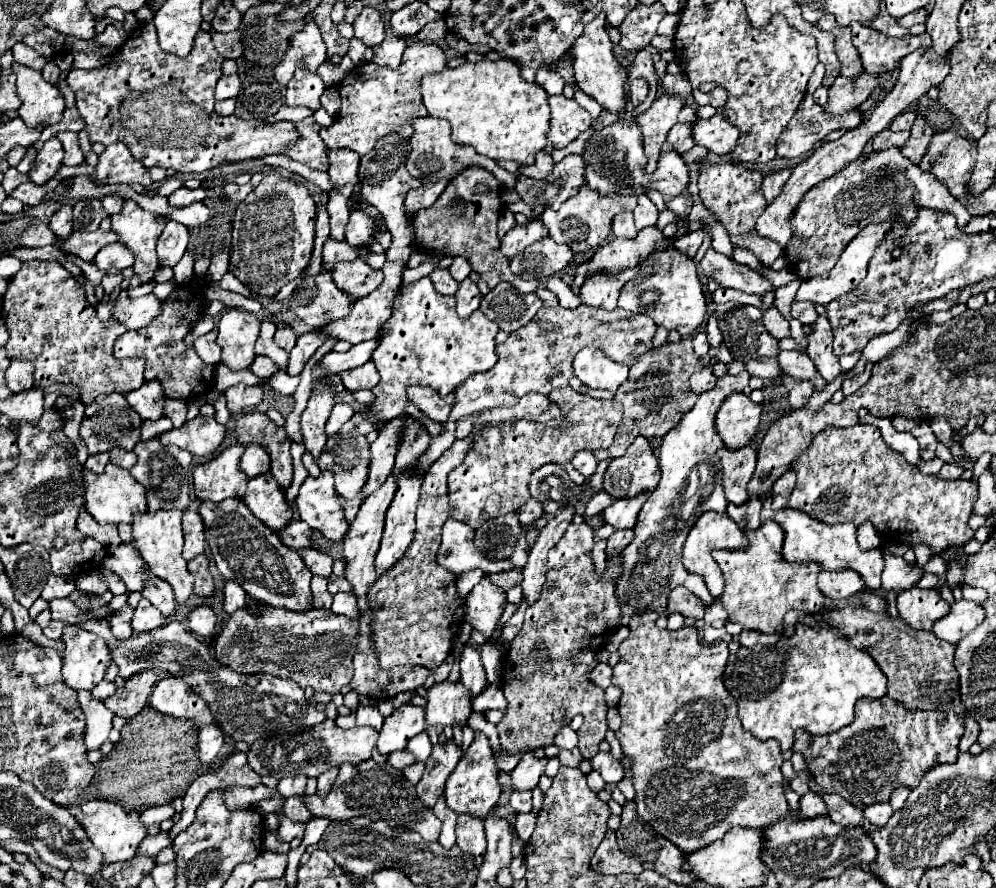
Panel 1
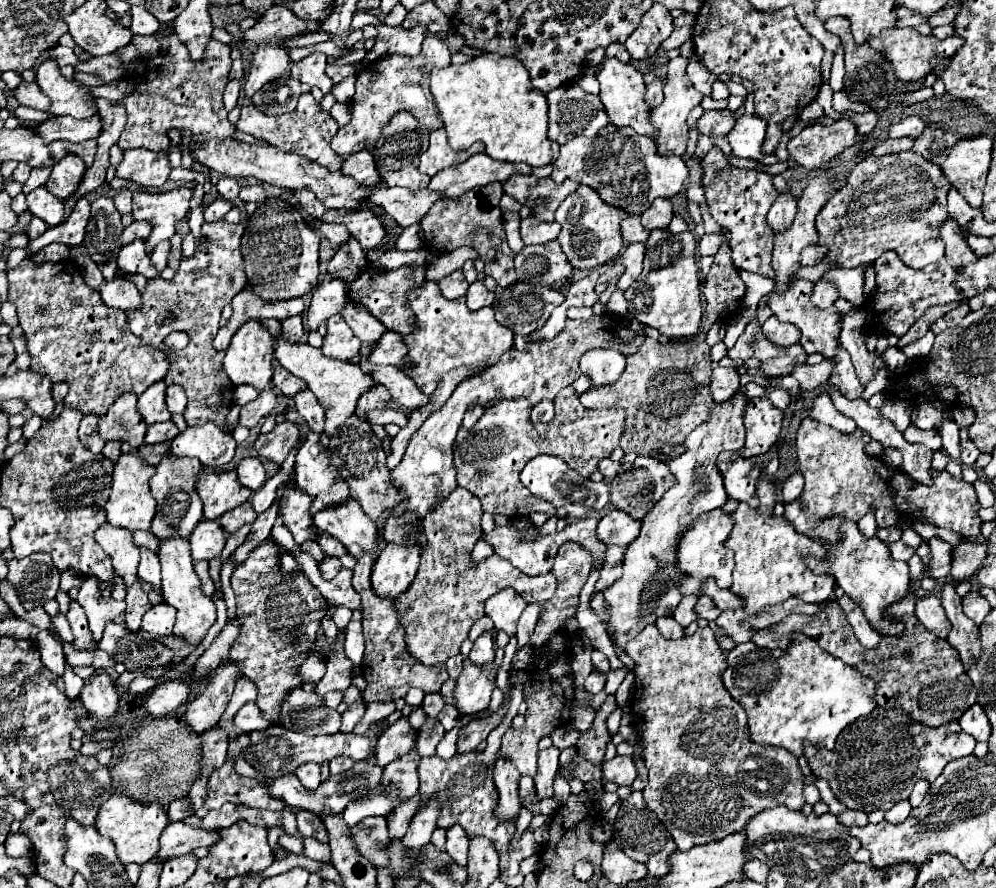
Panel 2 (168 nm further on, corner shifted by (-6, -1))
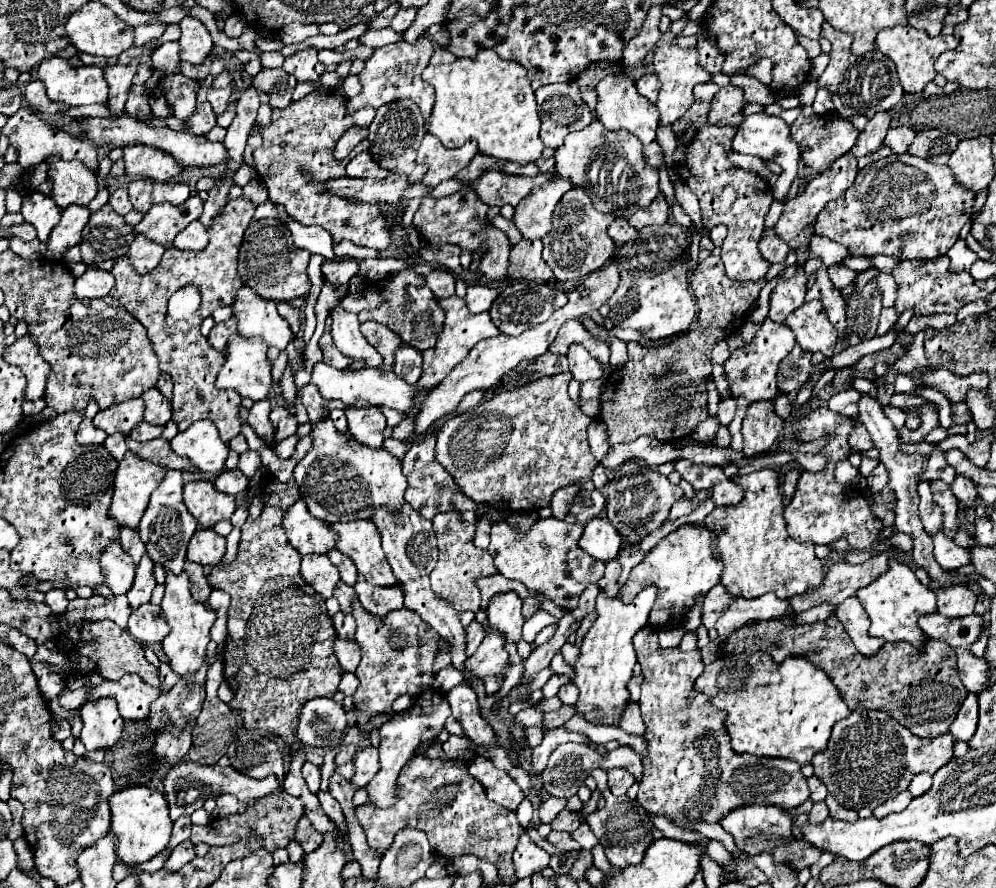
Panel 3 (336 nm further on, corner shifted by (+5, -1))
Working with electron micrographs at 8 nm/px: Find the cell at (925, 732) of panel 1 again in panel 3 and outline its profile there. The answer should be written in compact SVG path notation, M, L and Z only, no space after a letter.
M852 711L844 721L836 723L828 741L828 749L814 755L814 775L828 787L828 793L846 809L876 809L882 801L906 789L914 775L934 775L952 759L954 737L946 733L936 739L912 737L884 711Z

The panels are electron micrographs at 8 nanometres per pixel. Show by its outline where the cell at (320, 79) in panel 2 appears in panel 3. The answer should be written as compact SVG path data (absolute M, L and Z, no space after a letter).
M306 47L290 57L284 59L284 69L286 73L292 73L298 81L318 81L320 77L314 71L314 65L318 63L318 49L316 47Z

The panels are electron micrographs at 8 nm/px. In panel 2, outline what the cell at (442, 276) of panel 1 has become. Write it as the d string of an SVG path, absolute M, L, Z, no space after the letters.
M461 269L449 273L447 277L443 277L439 281L439 289L441 289L443 297L447 297L447 299L459 299L459 297L463 297L467 293L467 287L469 287L469 283L465 281Z

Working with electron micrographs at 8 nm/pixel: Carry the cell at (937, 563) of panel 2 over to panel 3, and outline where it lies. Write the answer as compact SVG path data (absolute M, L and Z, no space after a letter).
M938 533L932 537L932 543L934 543L934 557L944 571L956 571L972 563L970 549L956 545L948 535Z

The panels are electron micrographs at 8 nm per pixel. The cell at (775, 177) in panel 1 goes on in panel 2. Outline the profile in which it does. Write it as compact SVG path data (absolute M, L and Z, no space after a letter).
M787 189L783 193L777 195L775 203L769 209L769 217L767 223L771 225L773 231L777 229L785 229L785 225L789 225L789 221L793 221L793 213L797 211L797 197L793 193L793 189Z

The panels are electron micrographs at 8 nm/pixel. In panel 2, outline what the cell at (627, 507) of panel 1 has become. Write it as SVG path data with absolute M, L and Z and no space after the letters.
M621 509L607 511L597 527L597 537L605 545L629 545L637 539L641 531L641 521L629 517L627 513L621 513Z

